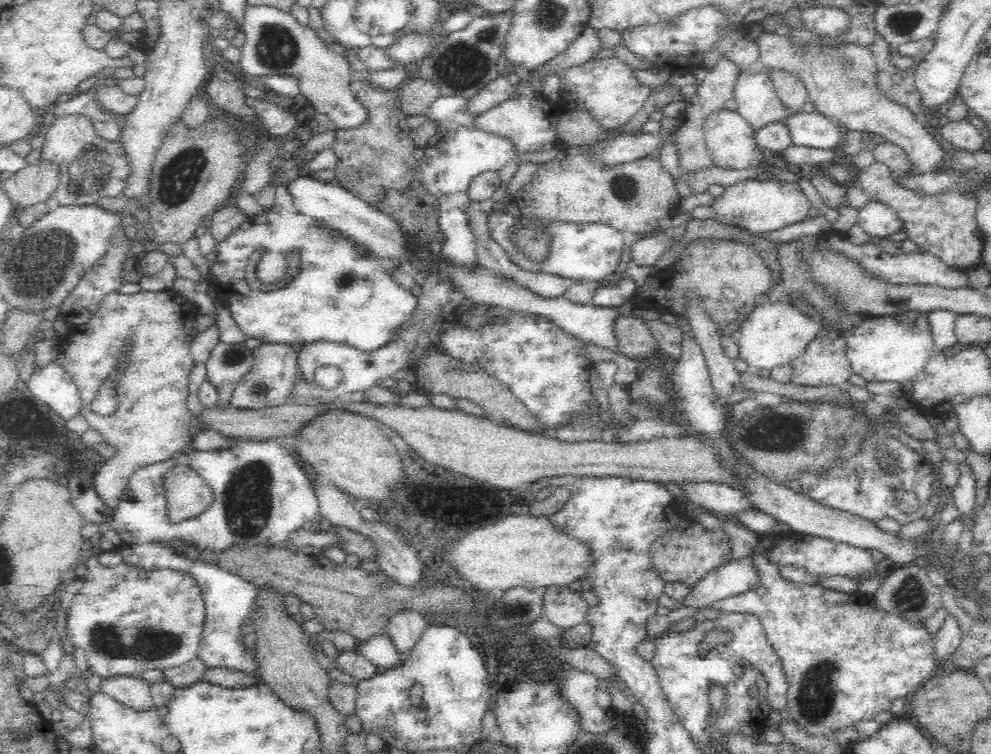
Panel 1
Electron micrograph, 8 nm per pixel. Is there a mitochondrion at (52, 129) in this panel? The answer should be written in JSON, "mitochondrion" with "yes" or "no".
{"mitochondrion":"no"}

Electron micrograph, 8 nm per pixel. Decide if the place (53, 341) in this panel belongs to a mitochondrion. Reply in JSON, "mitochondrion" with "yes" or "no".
{"mitochondrion":"no"}

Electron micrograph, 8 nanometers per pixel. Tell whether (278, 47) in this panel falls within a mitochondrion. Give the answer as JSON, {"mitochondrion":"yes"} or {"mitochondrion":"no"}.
{"mitochondrion":"yes"}

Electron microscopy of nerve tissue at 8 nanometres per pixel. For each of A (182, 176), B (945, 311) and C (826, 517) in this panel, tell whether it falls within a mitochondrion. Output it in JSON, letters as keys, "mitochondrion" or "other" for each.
{"A":"mitochondrion","B":"other","C":"other"}

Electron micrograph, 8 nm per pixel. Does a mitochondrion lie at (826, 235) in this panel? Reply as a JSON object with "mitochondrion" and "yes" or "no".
{"mitochondrion":"no"}

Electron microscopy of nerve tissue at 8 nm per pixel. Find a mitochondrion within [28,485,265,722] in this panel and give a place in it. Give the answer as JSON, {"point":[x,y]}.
{"point":[106,638]}

